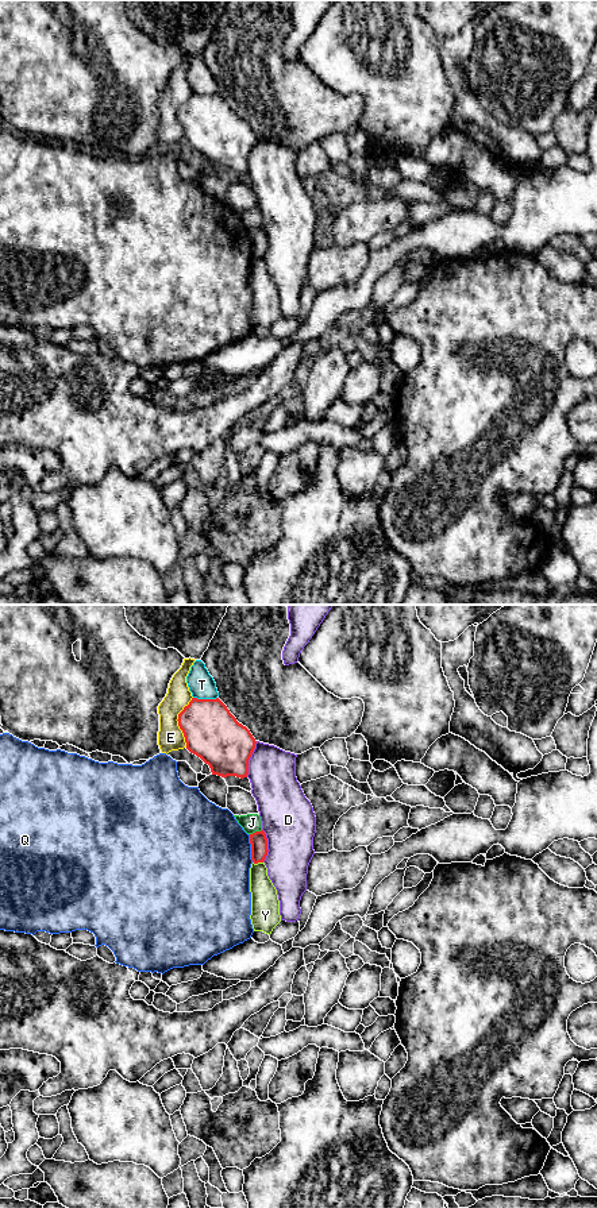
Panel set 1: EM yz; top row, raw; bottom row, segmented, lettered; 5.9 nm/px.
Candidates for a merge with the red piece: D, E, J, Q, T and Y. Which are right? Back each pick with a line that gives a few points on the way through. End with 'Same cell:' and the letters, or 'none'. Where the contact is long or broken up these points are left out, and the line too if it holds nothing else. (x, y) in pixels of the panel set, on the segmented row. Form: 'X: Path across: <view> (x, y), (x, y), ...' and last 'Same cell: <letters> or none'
Same cell: none

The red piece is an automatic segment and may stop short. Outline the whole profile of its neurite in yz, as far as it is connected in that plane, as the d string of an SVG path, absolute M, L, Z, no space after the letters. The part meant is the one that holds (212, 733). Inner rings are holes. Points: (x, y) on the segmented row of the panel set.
M192 698L177 721L186 749L208 764L212 775L247 777L257 741L219 698Z

